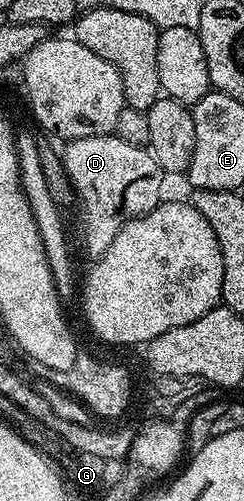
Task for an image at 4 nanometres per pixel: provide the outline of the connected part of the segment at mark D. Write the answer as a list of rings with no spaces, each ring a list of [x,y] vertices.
[[[115,135],[65,140],[63,145],[62,166],[78,198],[78,205],[80,201],[84,208],[84,249],[89,258],[95,259],[114,243],[114,235],[118,235],[127,221],[149,213],[160,204],[166,174],[147,148],[126,143]]]

